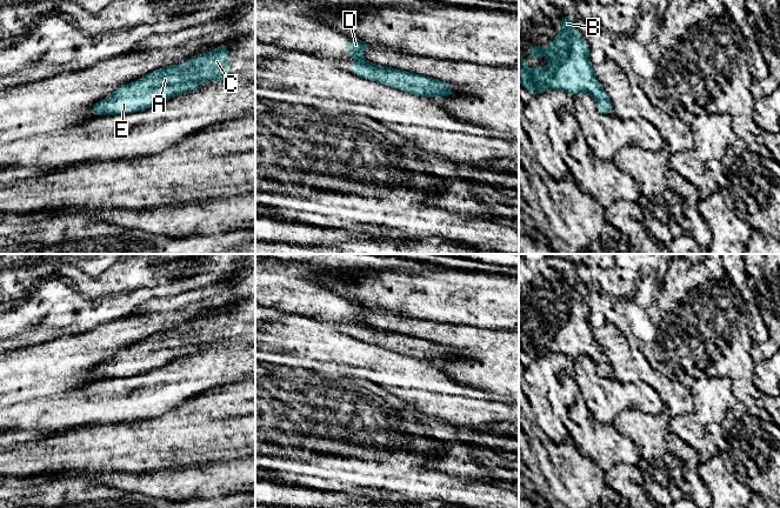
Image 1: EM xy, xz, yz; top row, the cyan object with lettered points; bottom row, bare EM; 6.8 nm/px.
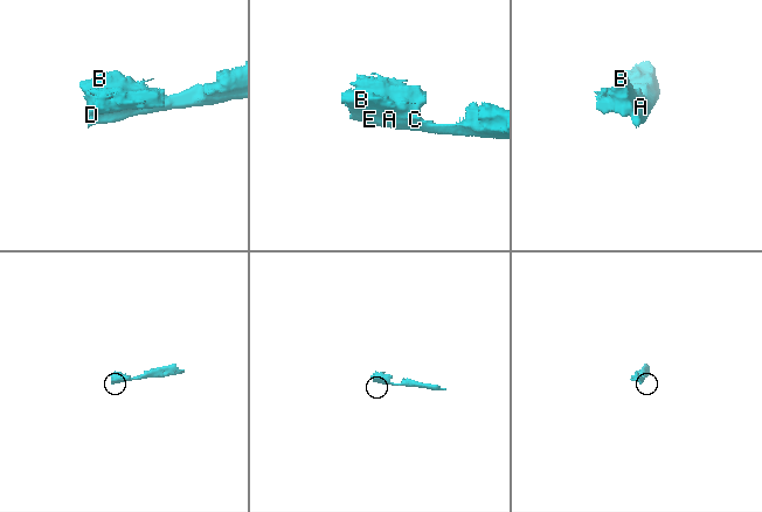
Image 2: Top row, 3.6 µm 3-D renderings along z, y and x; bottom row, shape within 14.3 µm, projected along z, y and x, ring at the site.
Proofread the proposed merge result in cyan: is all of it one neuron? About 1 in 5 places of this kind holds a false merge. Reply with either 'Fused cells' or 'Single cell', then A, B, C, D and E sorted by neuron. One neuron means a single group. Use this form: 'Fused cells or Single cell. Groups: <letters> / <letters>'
Single cell. Groups: A B C D E

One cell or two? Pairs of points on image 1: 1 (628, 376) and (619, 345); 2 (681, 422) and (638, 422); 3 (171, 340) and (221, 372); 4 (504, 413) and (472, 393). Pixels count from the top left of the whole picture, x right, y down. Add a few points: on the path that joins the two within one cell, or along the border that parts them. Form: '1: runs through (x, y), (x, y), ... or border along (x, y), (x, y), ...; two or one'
1: runs through (624, 368), (619, 353); one
2: border along (671, 416), (667, 427); two
3: border along (201, 351), (173, 359), (166, 365); two
4: runs through (495, 412), (490, 410), (480, 401); one

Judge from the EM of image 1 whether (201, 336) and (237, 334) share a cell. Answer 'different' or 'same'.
same

